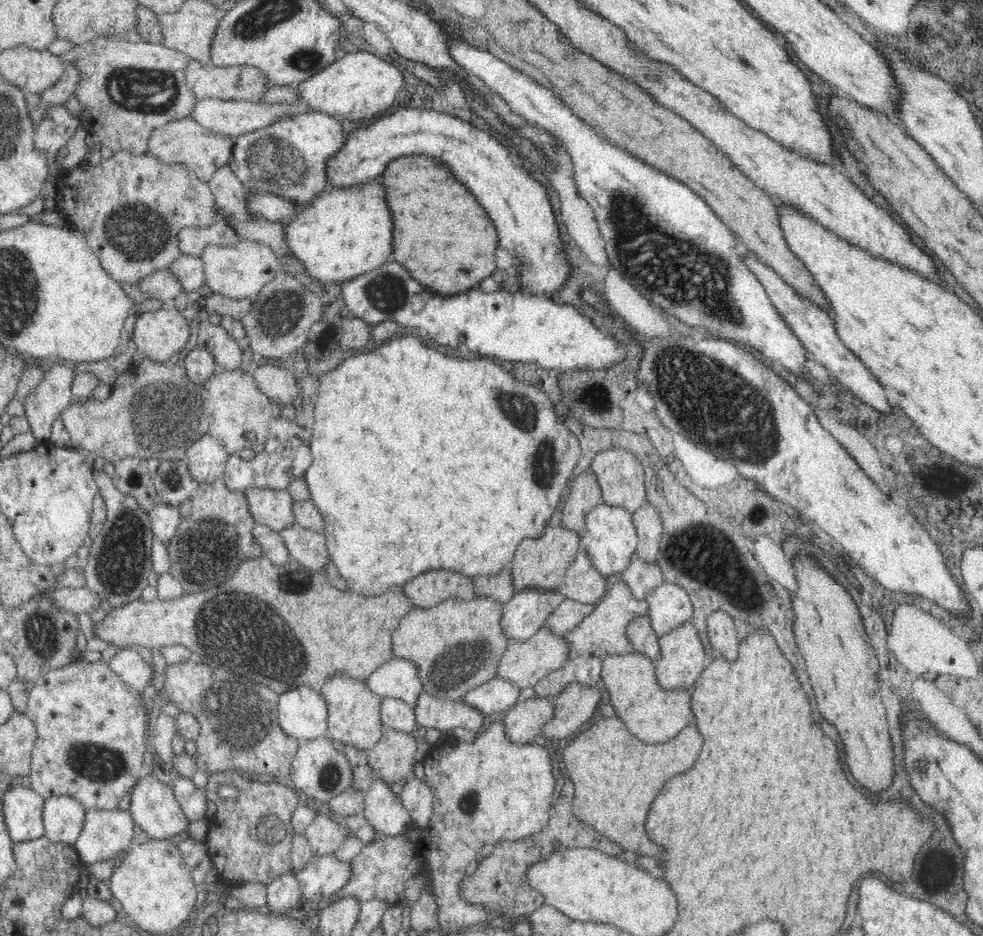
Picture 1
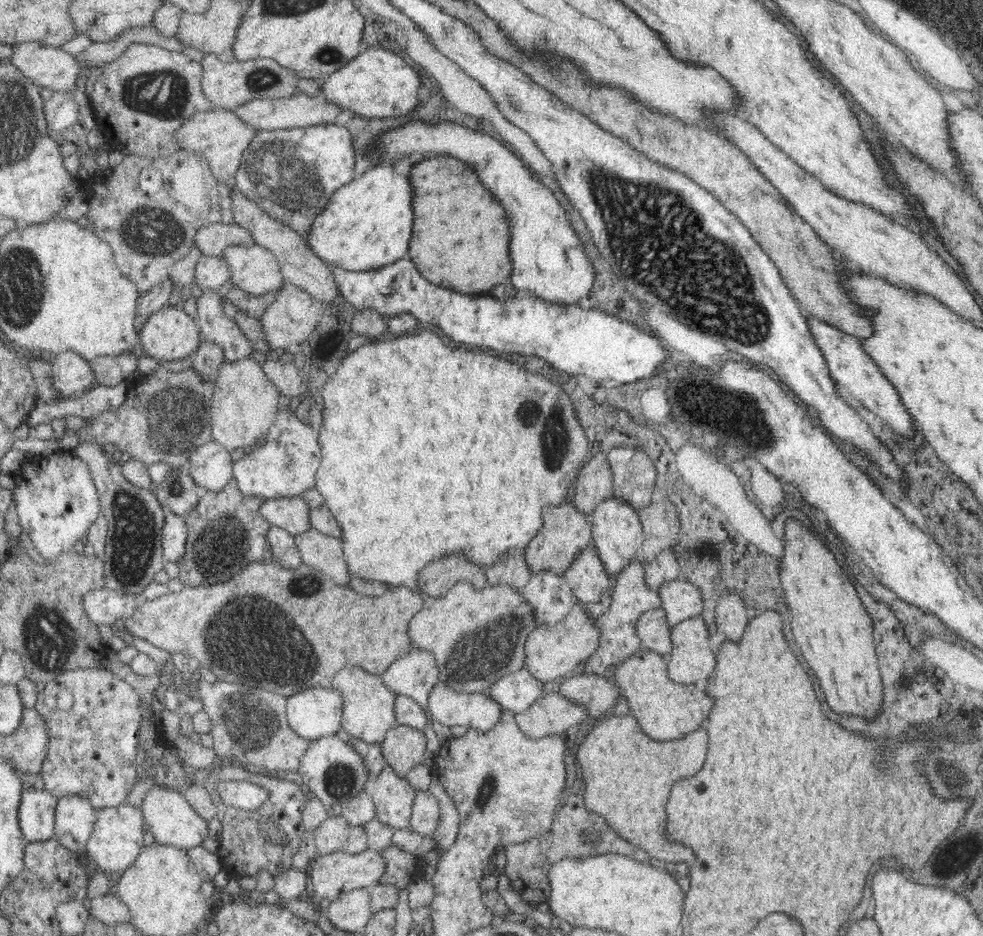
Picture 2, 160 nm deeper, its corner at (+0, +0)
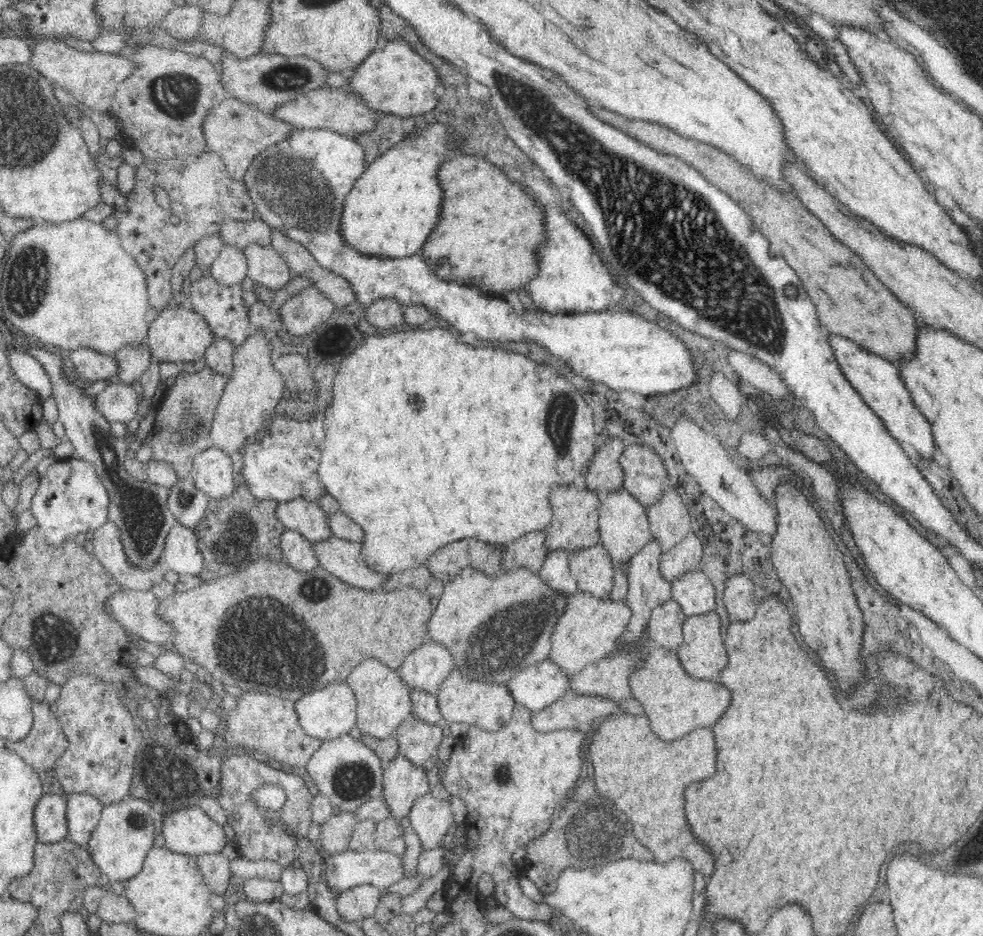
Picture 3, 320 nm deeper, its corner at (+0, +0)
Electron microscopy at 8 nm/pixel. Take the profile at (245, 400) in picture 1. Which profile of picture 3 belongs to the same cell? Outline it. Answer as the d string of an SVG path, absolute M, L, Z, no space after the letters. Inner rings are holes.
M262 329L253 330L246 342L236 347L232 354L234 370L224 386L209 435L213 446L226 454L241 451L251 442L253 435L263 429L264 420L274 416L274 408L282 398L285 382L281 373L272 366L273 347L269 341Z

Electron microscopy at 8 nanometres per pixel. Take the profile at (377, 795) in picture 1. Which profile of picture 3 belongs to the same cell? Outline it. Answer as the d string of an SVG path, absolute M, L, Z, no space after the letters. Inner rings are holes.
M398 755L384 767L384 780L382 780L382 797L390 809L390 814L397 820L409 816L414 806L415 799L429 793L428 775L422 765L415 766L413 762Z

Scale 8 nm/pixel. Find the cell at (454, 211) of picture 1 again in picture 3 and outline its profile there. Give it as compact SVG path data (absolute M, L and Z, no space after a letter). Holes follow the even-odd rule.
M460 153L440 164L438 168L438 183L442 187L443 206L438 226L432 236L426 238L420 254L438 279L451 283L458 283L468 287L478 287L488 294L501 294L519 290L539 274L539 262L536 252L542 242L546 242L547 226L545 226L545 212L539 208L535 198L526 189L502 172L484 155L462 156Z

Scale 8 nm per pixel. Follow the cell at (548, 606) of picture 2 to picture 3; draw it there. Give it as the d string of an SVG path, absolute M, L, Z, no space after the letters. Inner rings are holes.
M566 549L549 552L544 559L538 575L544 583L552 585L556 591L572 598L578 592L577 584L570 574L569 553Z

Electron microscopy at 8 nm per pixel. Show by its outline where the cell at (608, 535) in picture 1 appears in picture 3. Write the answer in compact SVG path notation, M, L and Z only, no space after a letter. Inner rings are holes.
M622 488L606 496L602 496L600 514L598 516L598 530L601 543L612 557L614 566L625 566L645 544L653 540L650 535L647 508L636 500L628 490Z

